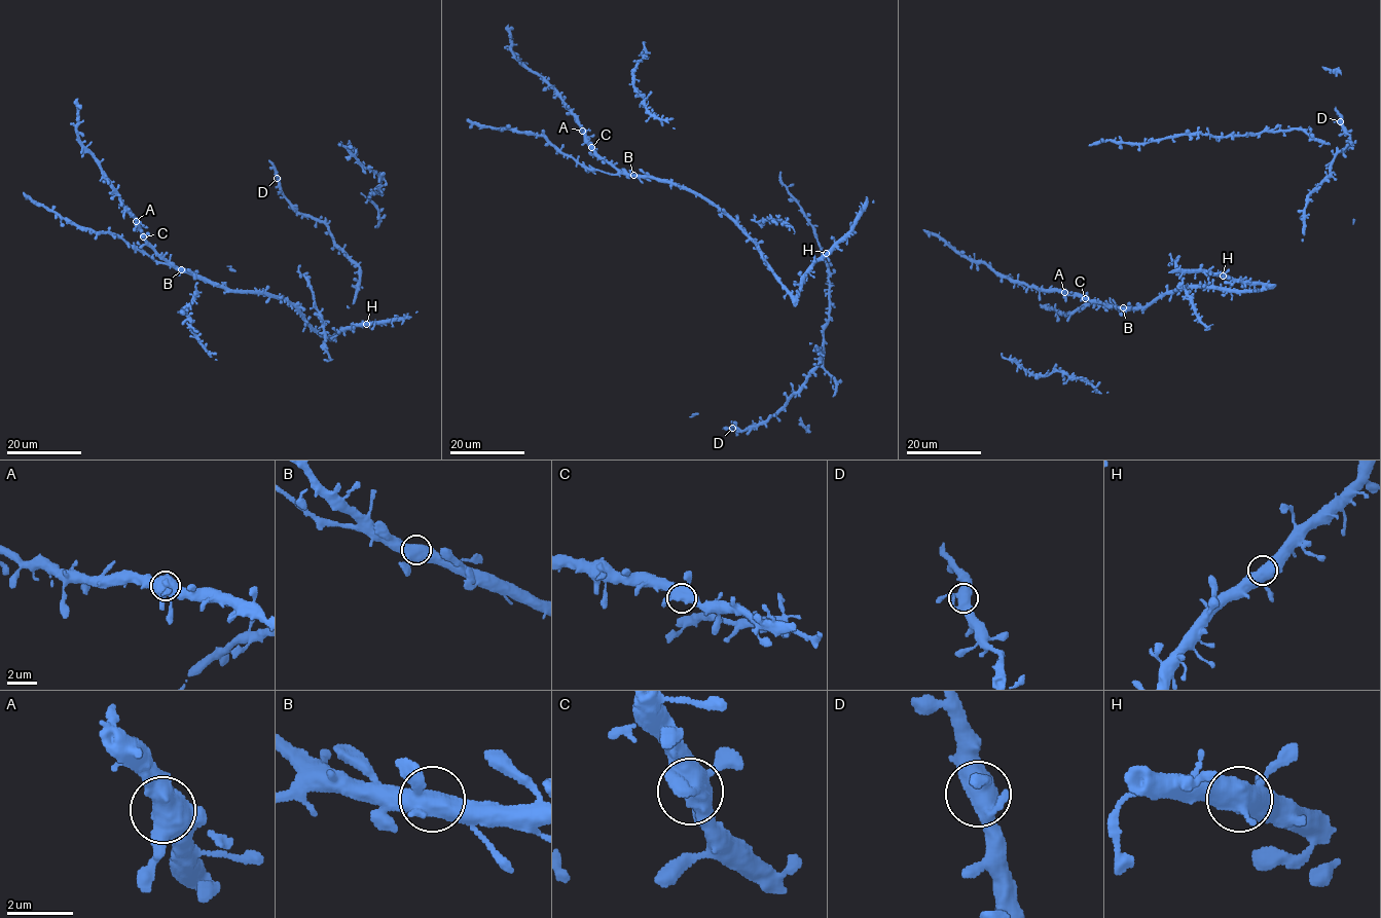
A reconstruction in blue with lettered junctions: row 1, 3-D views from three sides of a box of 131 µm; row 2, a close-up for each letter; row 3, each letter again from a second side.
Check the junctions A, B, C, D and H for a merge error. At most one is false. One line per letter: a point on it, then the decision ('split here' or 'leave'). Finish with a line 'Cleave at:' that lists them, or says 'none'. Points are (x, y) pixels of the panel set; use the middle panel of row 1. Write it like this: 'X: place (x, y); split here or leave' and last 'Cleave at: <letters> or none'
A: place (582, 131); leave
B: place (633, 175); leave
C: place (591, 147); leave
D: place (732, 428); leave
H: place (826, 253); leave
Cleave at: none

